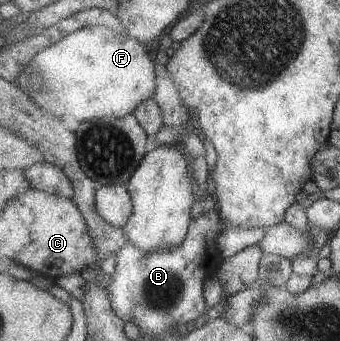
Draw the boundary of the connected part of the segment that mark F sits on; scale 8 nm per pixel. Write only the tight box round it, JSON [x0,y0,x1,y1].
[28,26,158,123]

